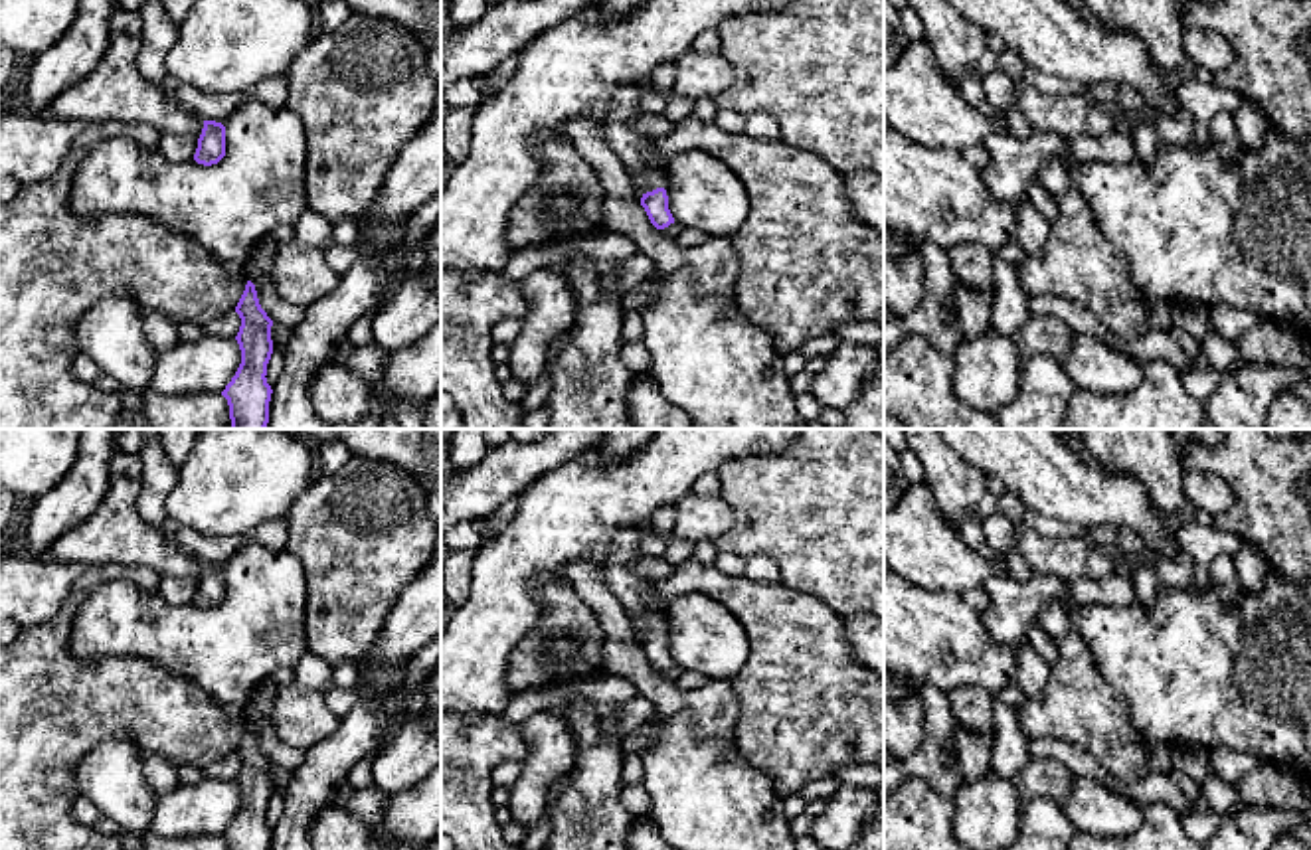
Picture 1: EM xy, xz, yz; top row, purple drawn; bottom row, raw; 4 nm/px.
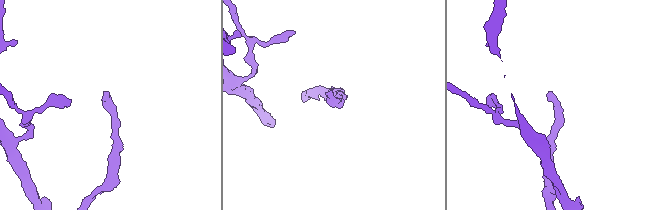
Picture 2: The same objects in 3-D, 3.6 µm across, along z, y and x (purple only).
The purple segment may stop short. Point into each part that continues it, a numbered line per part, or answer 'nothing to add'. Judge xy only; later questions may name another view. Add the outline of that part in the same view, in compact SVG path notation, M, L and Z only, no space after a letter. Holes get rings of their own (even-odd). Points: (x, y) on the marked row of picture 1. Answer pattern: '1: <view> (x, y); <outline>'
nothing to add

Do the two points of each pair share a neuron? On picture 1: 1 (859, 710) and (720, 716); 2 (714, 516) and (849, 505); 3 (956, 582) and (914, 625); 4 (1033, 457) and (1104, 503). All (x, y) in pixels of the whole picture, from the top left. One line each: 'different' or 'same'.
1: different
2: different
3: different
4: same

